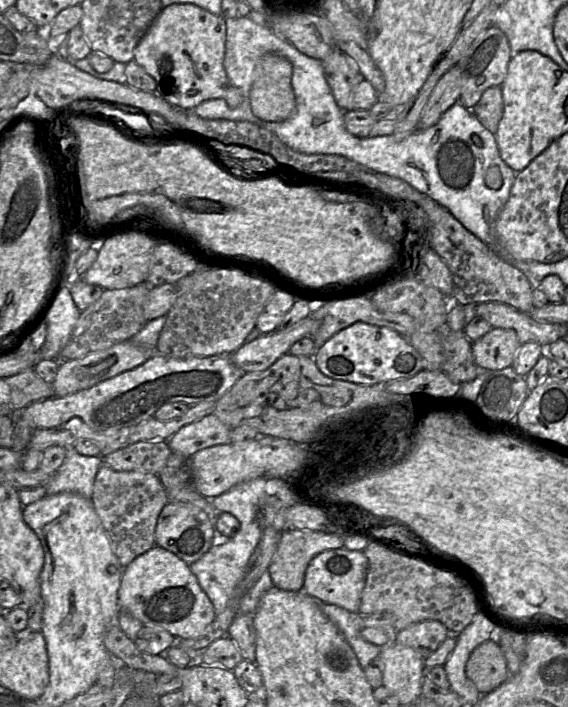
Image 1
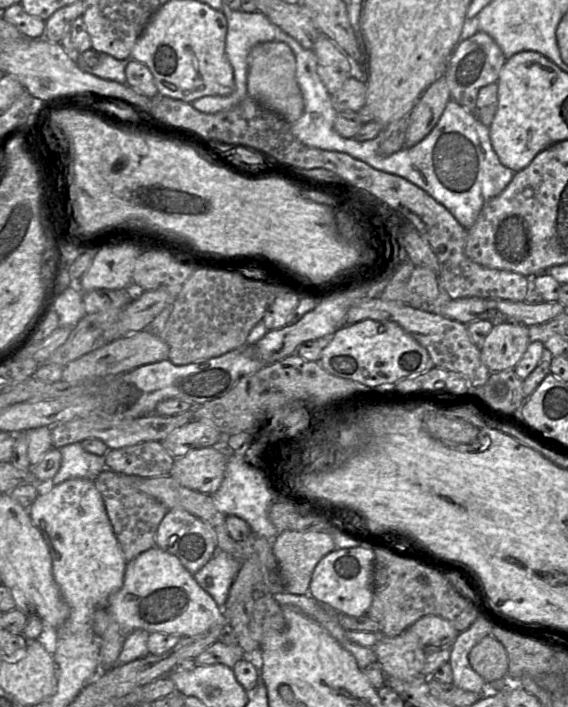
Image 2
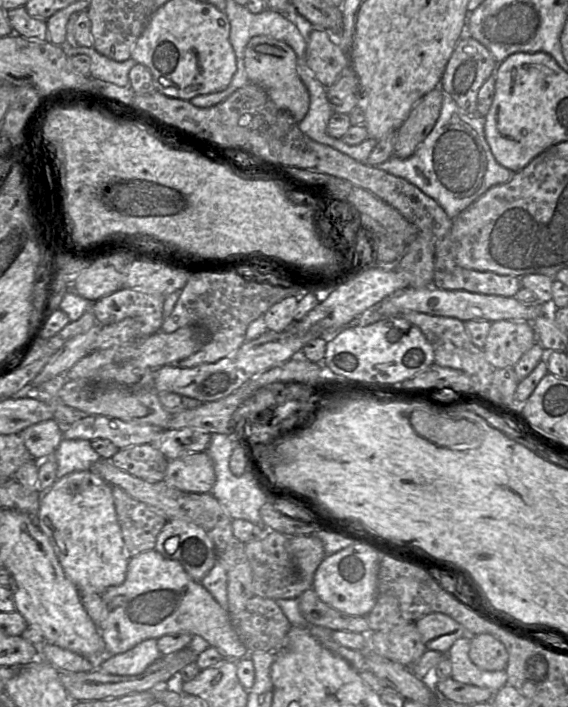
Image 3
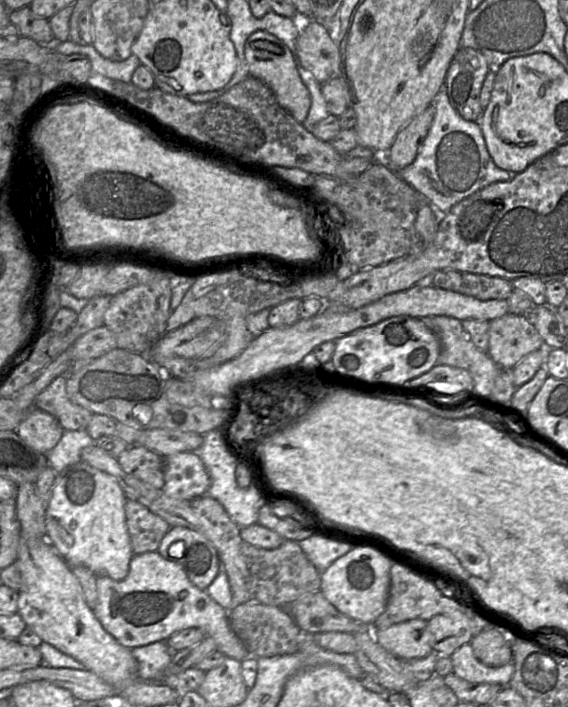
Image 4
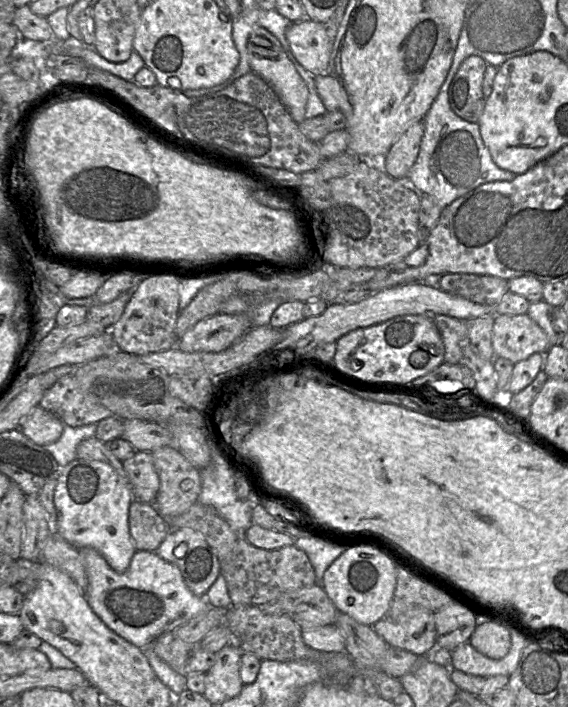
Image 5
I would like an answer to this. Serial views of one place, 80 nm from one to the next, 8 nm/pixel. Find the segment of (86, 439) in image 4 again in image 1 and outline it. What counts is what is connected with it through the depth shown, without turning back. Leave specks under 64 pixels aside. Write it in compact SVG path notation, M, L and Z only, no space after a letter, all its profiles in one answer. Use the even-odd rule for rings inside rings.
M73 447L67 448L63 464L46 485L46 495L70 492L91 499L95 477L102 464L102 456L84 456Z

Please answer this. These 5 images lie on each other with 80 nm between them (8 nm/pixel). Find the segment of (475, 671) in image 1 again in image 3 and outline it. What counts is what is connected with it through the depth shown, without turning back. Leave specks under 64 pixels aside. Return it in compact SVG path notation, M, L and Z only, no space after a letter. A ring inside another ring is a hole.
M490 634L472 638L469 657L480 670L487 672L506 670L509 662L505 645Z

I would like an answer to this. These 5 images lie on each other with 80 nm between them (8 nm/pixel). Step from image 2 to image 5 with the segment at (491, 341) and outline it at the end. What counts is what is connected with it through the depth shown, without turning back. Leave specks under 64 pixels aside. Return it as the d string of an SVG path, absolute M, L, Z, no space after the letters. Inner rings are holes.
M494 315L492 347L496 357L512 363L551 347L545 332L527 315Z

